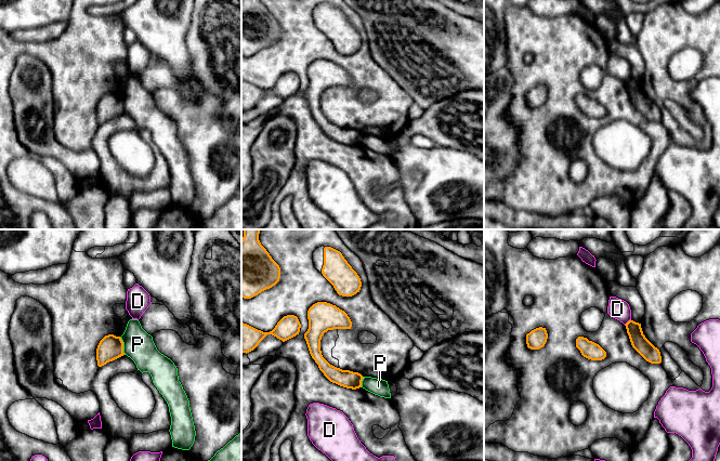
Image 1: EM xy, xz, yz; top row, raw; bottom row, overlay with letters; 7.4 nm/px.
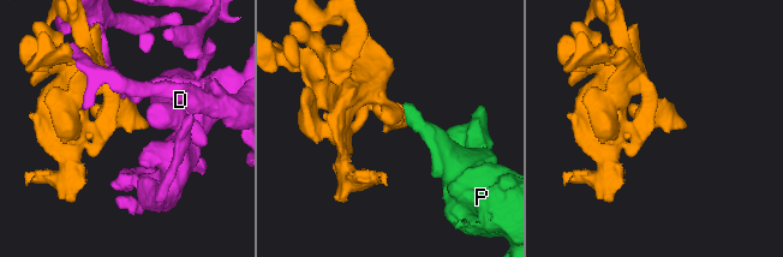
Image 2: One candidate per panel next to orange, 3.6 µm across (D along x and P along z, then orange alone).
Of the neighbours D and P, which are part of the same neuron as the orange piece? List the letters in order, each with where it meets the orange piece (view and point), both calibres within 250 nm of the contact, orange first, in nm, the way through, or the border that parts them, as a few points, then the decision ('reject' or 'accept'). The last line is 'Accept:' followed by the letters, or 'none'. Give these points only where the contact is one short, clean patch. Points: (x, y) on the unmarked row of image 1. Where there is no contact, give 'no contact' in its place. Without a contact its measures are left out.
D: meets orange in yz at (627, 80); 120 nm thick on the orange side, 150 nm on the other; reject
P: meets orange in xy at (122, 103); 190 nm thick on the orange side, 220 nm on the other; border along xy (119, 94), (125, 112); reject
Accept: none

